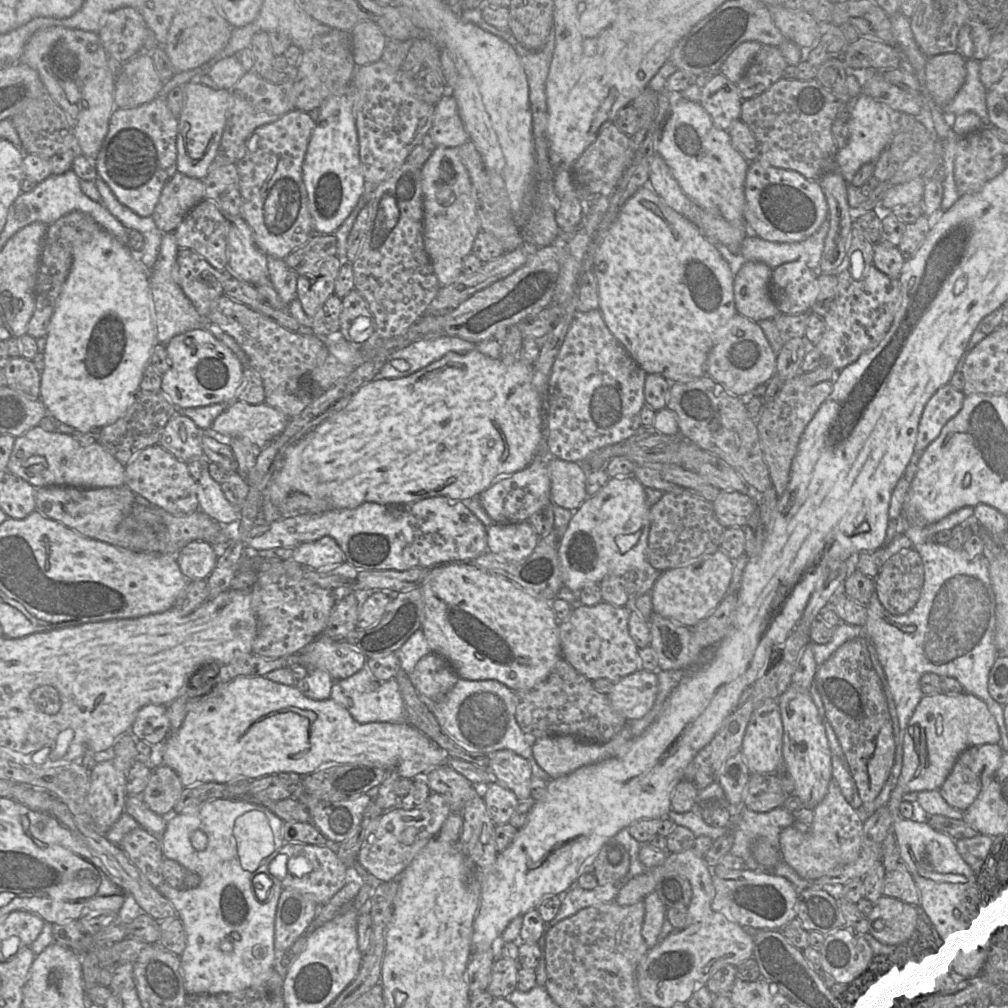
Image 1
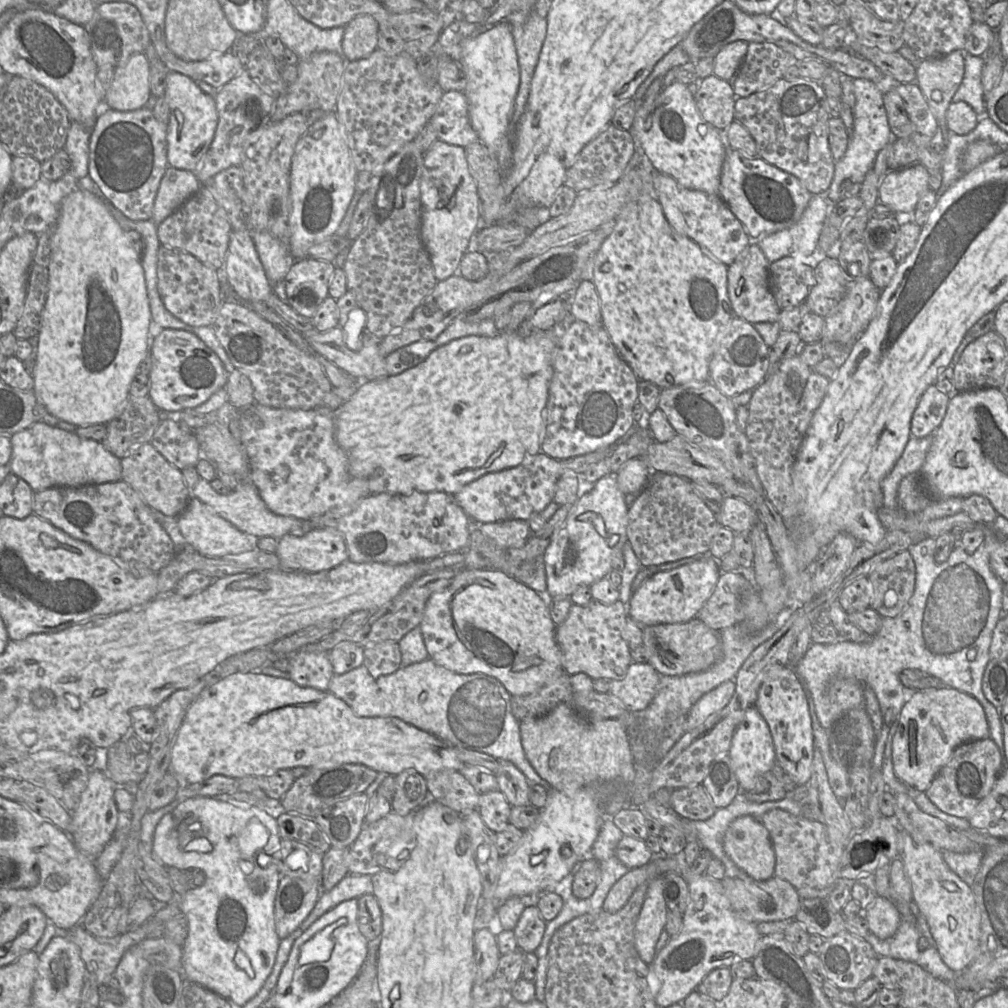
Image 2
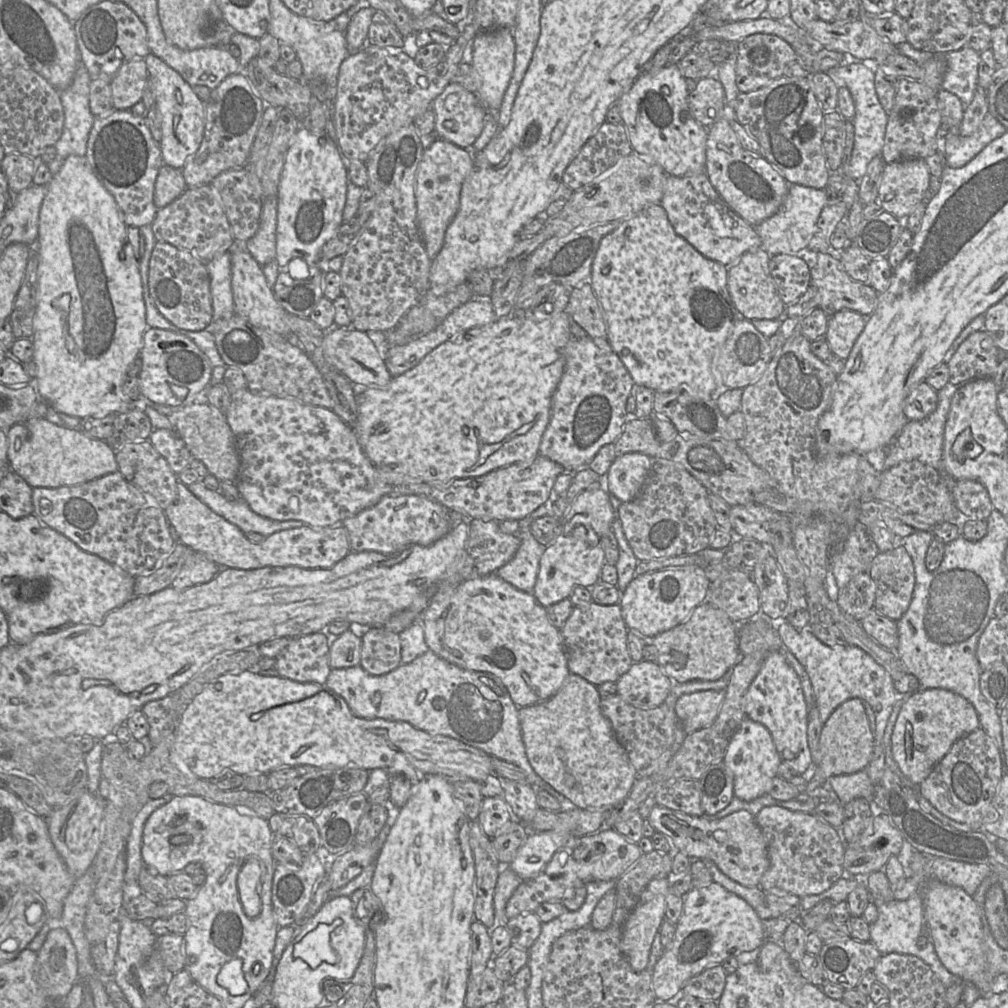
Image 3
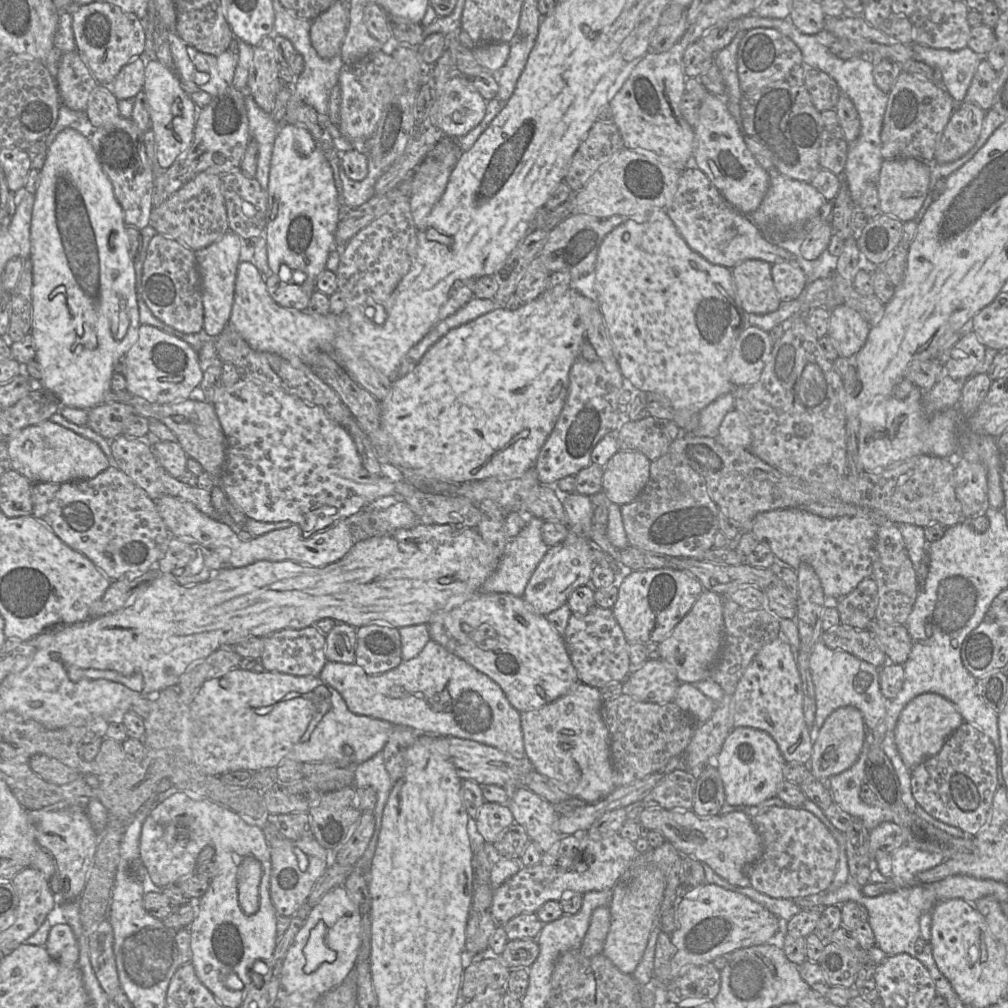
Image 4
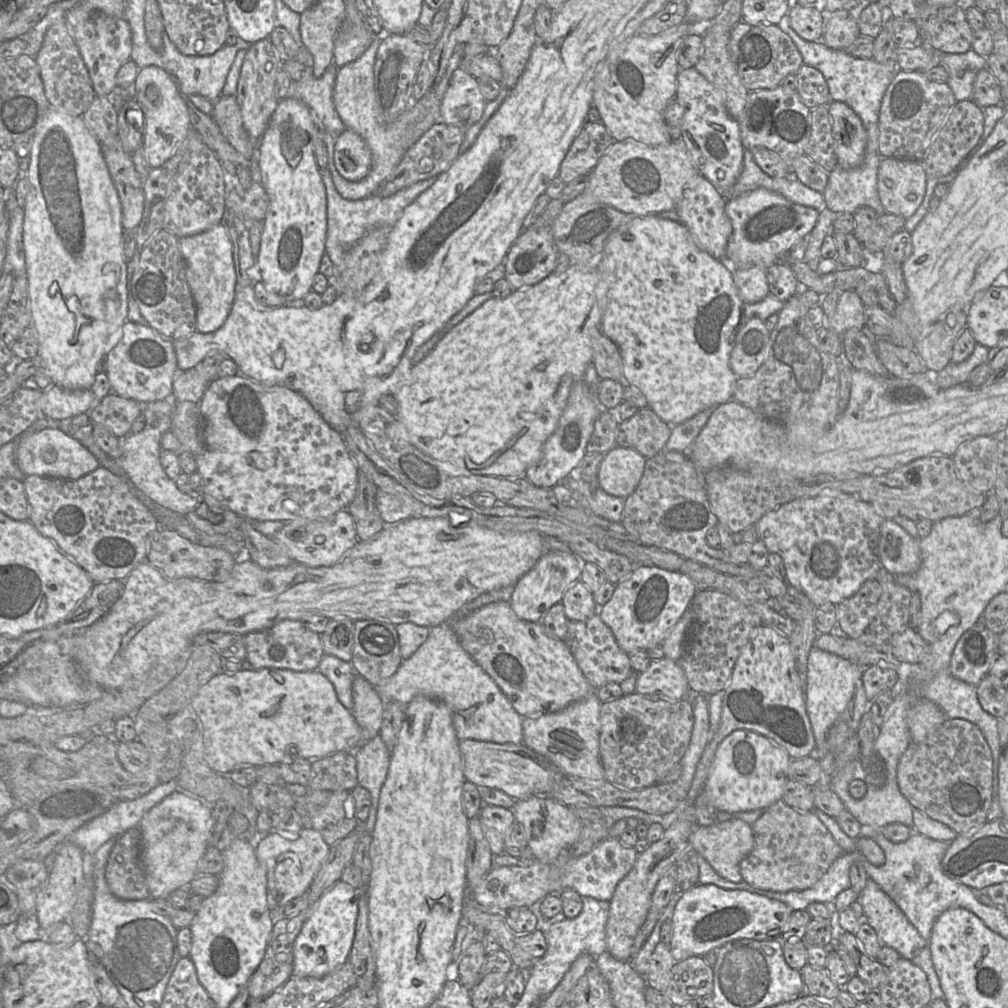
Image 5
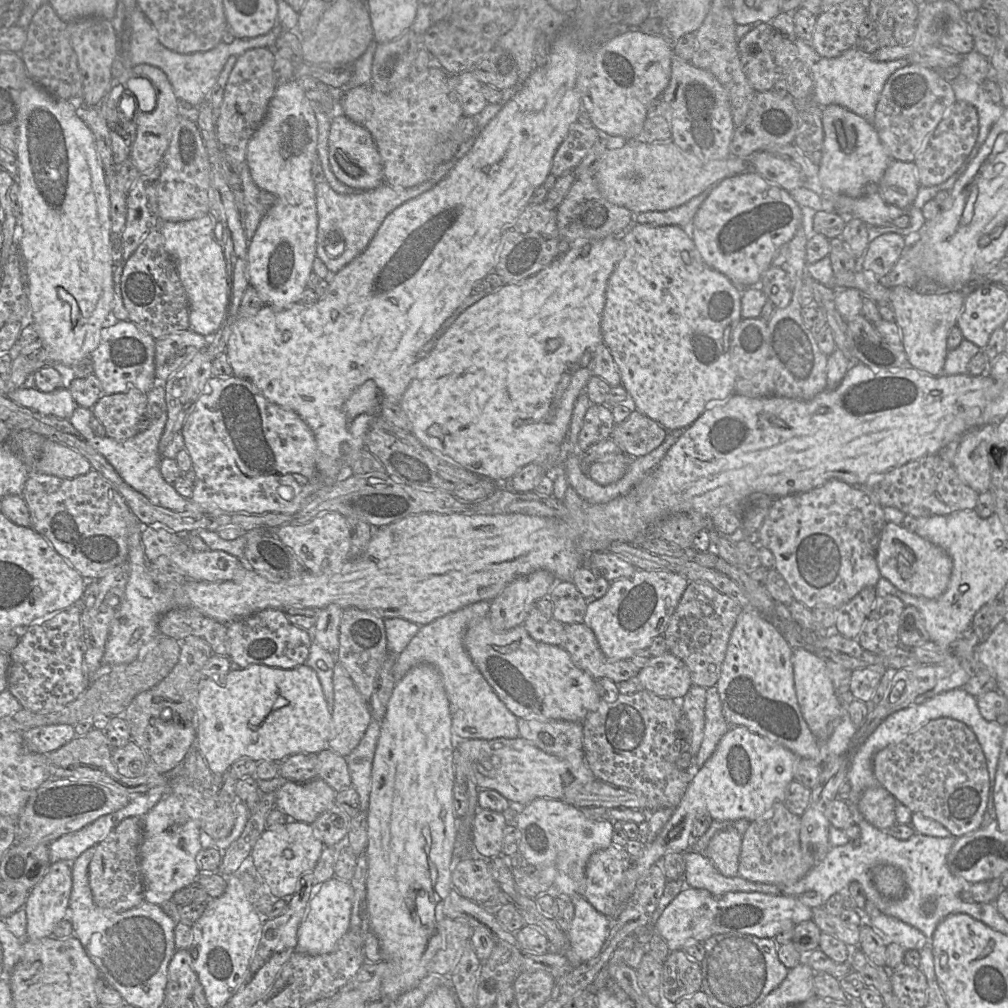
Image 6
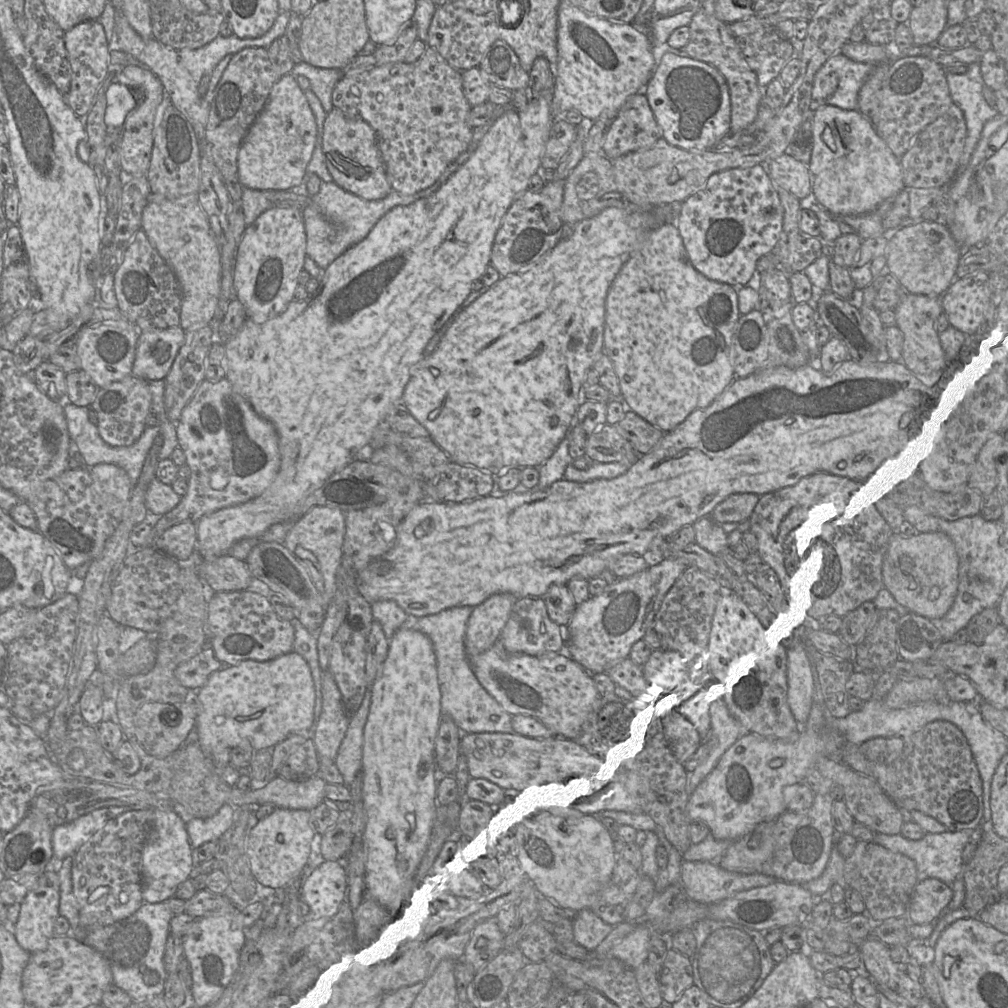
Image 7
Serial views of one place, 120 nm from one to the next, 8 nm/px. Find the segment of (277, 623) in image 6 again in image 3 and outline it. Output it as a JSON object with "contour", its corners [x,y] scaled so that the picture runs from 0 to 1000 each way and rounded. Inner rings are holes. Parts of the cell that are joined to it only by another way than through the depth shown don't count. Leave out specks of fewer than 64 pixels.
{"contour":[[[322,627],[288,633],[286,640],[273,652],[273,664],[277,671],[295,677],[322,679],[328,662],[326,659],[328,632]]]}

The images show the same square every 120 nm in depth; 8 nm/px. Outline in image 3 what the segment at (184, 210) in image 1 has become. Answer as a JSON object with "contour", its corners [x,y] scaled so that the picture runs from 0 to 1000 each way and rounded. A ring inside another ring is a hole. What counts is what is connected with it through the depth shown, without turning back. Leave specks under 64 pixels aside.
{"contour":[[[162,164],[157,171],[153,187],[153,202],[160,207],[176,197],[186,187],[181,169]]]}

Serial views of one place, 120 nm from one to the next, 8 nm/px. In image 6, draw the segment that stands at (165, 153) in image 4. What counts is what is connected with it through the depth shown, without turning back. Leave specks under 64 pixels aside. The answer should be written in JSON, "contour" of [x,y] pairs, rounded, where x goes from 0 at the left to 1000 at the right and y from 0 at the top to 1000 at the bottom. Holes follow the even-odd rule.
{"contour":[[[137,63],[130,67],[134,75],[146,77],[155,90],[155,104],[150,110],[135,110],[135,134],[130,145],[128,157],[139,170],[148,170],[160,162],[161,156],[167,147],[169,132],[174,125],[174,117],[178,114],[178,101],[166,74],[157,66],[149,63]]]}

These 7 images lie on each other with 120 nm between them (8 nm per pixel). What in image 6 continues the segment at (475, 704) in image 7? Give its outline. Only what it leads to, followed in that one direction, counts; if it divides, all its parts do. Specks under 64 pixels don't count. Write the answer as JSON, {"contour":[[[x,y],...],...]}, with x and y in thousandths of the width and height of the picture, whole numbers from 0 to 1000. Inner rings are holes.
{"contour":[[[475,596],[417,622],[390,661],[392,677],[416,659],[427,659],[437,668],[445,693],[448,725],[453,734],[515,731],[514,712],[497,696],[460,643],[459,631],[472,615],[483,611],[487,596]]]}

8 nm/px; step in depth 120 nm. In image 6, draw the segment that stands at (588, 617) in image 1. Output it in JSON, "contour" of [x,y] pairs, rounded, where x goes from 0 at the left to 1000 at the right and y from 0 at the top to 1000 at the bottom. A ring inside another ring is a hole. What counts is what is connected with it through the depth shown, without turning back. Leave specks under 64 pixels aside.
{"contour":[[[579,618],[560,620],[558,642],[563,647],[570,661],[583,668],[590,675],[604,673],[613,679],[631,672],[633,666],[635,666],[628,661],[625,655],[607,655],[603,653],[596,645],[588,626]]]}

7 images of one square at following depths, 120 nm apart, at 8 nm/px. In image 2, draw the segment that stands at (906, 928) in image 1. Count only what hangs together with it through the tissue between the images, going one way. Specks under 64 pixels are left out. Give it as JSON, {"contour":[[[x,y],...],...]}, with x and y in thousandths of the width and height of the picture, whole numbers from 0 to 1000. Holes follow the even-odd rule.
{"contour":[[[870,889],[858,903],[858,913],[863,926],[873,932],[880,932],[889,926],[895,911],[890,899],[884,893]]]}

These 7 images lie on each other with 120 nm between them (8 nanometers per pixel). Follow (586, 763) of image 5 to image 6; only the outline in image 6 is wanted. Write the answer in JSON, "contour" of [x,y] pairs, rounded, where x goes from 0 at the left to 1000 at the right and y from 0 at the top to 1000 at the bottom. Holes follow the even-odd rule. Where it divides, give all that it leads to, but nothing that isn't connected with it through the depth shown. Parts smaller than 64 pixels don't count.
{"contour":[[[535,712],[514,713],[515,731],[540,746],[563,753],[569,761],[578,758],[578,718]]]}

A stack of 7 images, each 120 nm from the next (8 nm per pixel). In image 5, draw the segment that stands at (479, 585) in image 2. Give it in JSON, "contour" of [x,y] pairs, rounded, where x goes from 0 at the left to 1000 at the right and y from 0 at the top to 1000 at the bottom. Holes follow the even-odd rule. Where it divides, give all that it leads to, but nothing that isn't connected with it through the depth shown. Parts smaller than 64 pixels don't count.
{"contour":[[[504,597],[479,601],[452,614],[448,621],[458,643],[488,673],[517,711],[554,706],[591,686],[576,667],[561,636],[544,630],[536,617],[514,613]]]}

